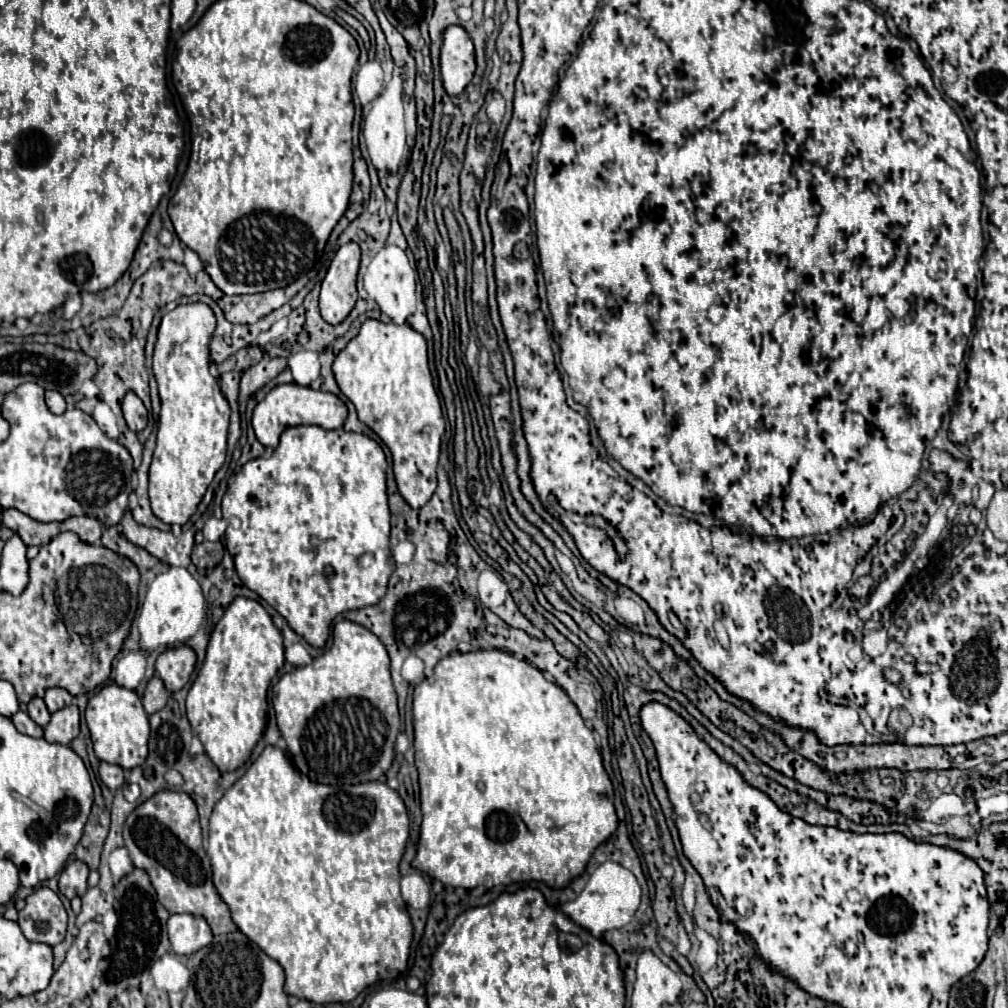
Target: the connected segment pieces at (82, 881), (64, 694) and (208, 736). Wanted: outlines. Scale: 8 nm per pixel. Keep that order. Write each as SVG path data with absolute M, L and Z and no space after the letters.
M70 861L64 871L60 873L60 881L58 881L58 887L60 887L60 893L66 895L68 899L72 897L82 897L88 889L88 867L86 863L82 861Z
M54 687L54 689L48 689L48 691L46 691L44 701L46 701L46 705L48 705L48 711L54 713L54 711L58 711L58 709L68 707L68 705L74 701L74 697L72 697L66 689Z
M236 597L212 631L204 665L186 699L188 721L220 771L236 771L250 759L266 727L268 685L282 665L282 633L274 627L268 611L254 599Z

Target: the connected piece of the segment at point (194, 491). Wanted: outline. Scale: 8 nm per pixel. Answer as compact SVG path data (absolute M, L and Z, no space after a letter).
M188 303L178 305L174 311L162 317L156 347L154 347L154 375L158 381L159 397L162 399L162 411L158 419L158 435L154 459L148 473L148 496L152 511L158 519L172 525L184 525L196 511L206 487L212 483L216 471L226 459L226 437L228 437L228 419L230 405L220 389L216 377L210 375L210 337L216 327L216 315L206 303Z

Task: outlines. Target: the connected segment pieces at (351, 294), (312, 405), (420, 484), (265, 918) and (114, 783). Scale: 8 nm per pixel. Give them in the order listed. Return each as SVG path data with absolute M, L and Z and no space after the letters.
M346 243L338 249L320 291L320 315L330 325L342 323L354 309L358 291L356 275L360 267L358 243Z
M296 383L288 385L278 385L274 387L254 409L252 415L252 427L256 431L258 441L264 447L274 449L278 445L280 433L286 427L294 425L318 425L322 429L338 429L344 425L348 415L348 409L342 399L338 399L334 393L324 393L324 391L314 391L312 387L302 387Z
M366 319L362 323L360 333L346 345L346 349L338 353L332 369L340 391L354 403L360 421L366 423L372 431L376 431L376 435L390 447L394 477L400 495L406 499L406 503L412 509L424 507L436 491L436 467L440 457L442 435L446 429L442 405L434 389L432 373L428 367L426 339L406 323L394 325L394 323L382 323L378 319Z
M268 745L260 757L250 765L250 769L240 777L216 803L212 817L210 817L210 839L208 839L208 857L212 861L212 879L214 885L224 899L224 903L232 911L232 919L238 925L238 929L250 937L266 955L270 955L274 961L278 961L286 973L284 991L288 995L294 995L298 999L308 999L314 1003L348 1003L354 1001L366 987L370 987L376 981L390 981L406 971L408 955L410 955L410 943L412 943L412 921L406 909L406 903L400 895L400 859L406 849L406 841L410 835L410 819L406 805L402 797L390 789L382 781L368 781L358 783L350 789L346 787L330 787L312 783L306 779L286 755L286 751Z
M100 763L100 779L104 781L104 785L114 793L116 789L120 789L126 781L124 777L124 769L118 765L110 765L110 763Z

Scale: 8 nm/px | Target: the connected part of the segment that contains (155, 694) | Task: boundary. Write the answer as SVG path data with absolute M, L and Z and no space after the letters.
M154 675L154 677L148 681L148 687L146 687L144 695L142 695L142 701L144 701L144 709L146 709L146 713L152 715L152 713L160 711L160 709L166 705L168 697L170 697L170 693L166 691L162 679L160 679L158 675Z

